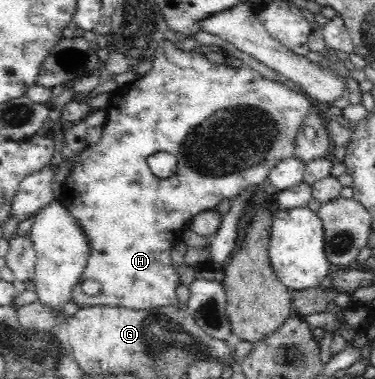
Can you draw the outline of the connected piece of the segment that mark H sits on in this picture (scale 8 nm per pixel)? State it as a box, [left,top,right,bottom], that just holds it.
[59,40,310,310]

